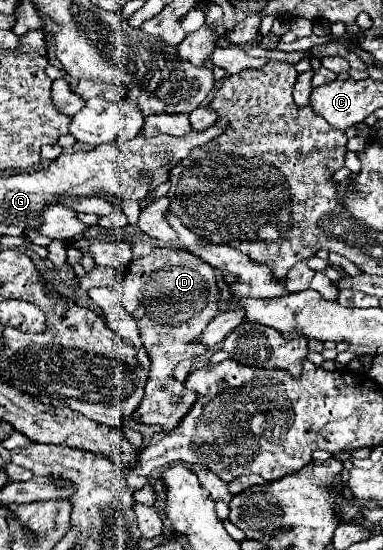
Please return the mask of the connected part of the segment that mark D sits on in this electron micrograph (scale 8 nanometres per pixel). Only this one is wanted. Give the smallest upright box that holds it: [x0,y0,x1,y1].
[118,248,220,430]

